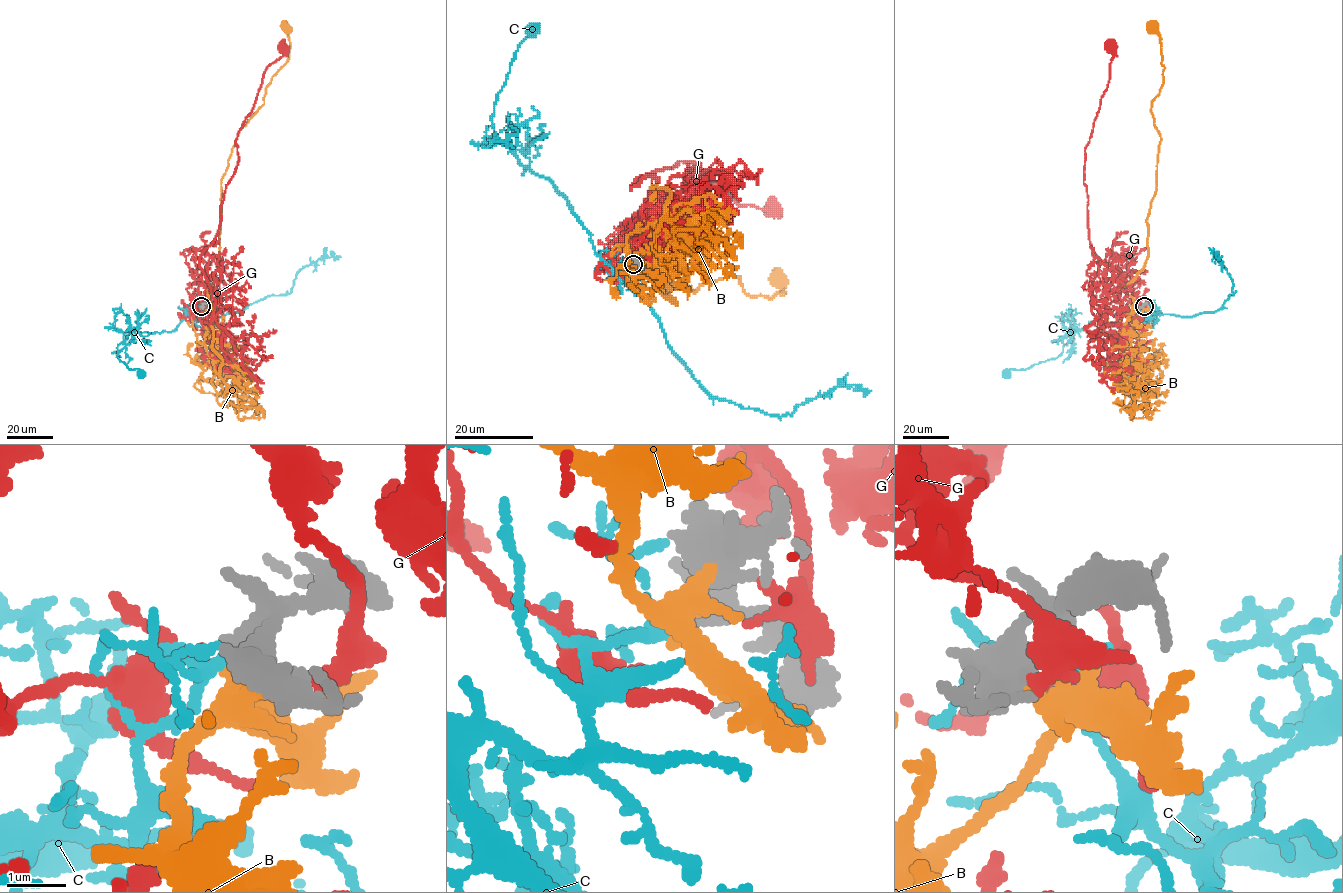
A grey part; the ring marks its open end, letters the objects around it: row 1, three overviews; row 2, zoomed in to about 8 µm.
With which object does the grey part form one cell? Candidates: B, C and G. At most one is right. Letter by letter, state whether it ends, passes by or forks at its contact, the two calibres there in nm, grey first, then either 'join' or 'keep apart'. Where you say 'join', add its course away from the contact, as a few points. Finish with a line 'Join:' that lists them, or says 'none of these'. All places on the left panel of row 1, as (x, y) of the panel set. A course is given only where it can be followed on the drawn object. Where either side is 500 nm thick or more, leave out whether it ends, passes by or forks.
B: it forks; calibres 280 and 280 nm; join; course (201, 306), (192, 327), (217, 373), (208, 288), (219, 255), (221, 179), (238, 131), (287, 60), (284, 28)
C: it forks; calibres 190 and 150 nm; keep apart
G: it ends; calibres 320 and 320 nm; keep apart
Join: B

